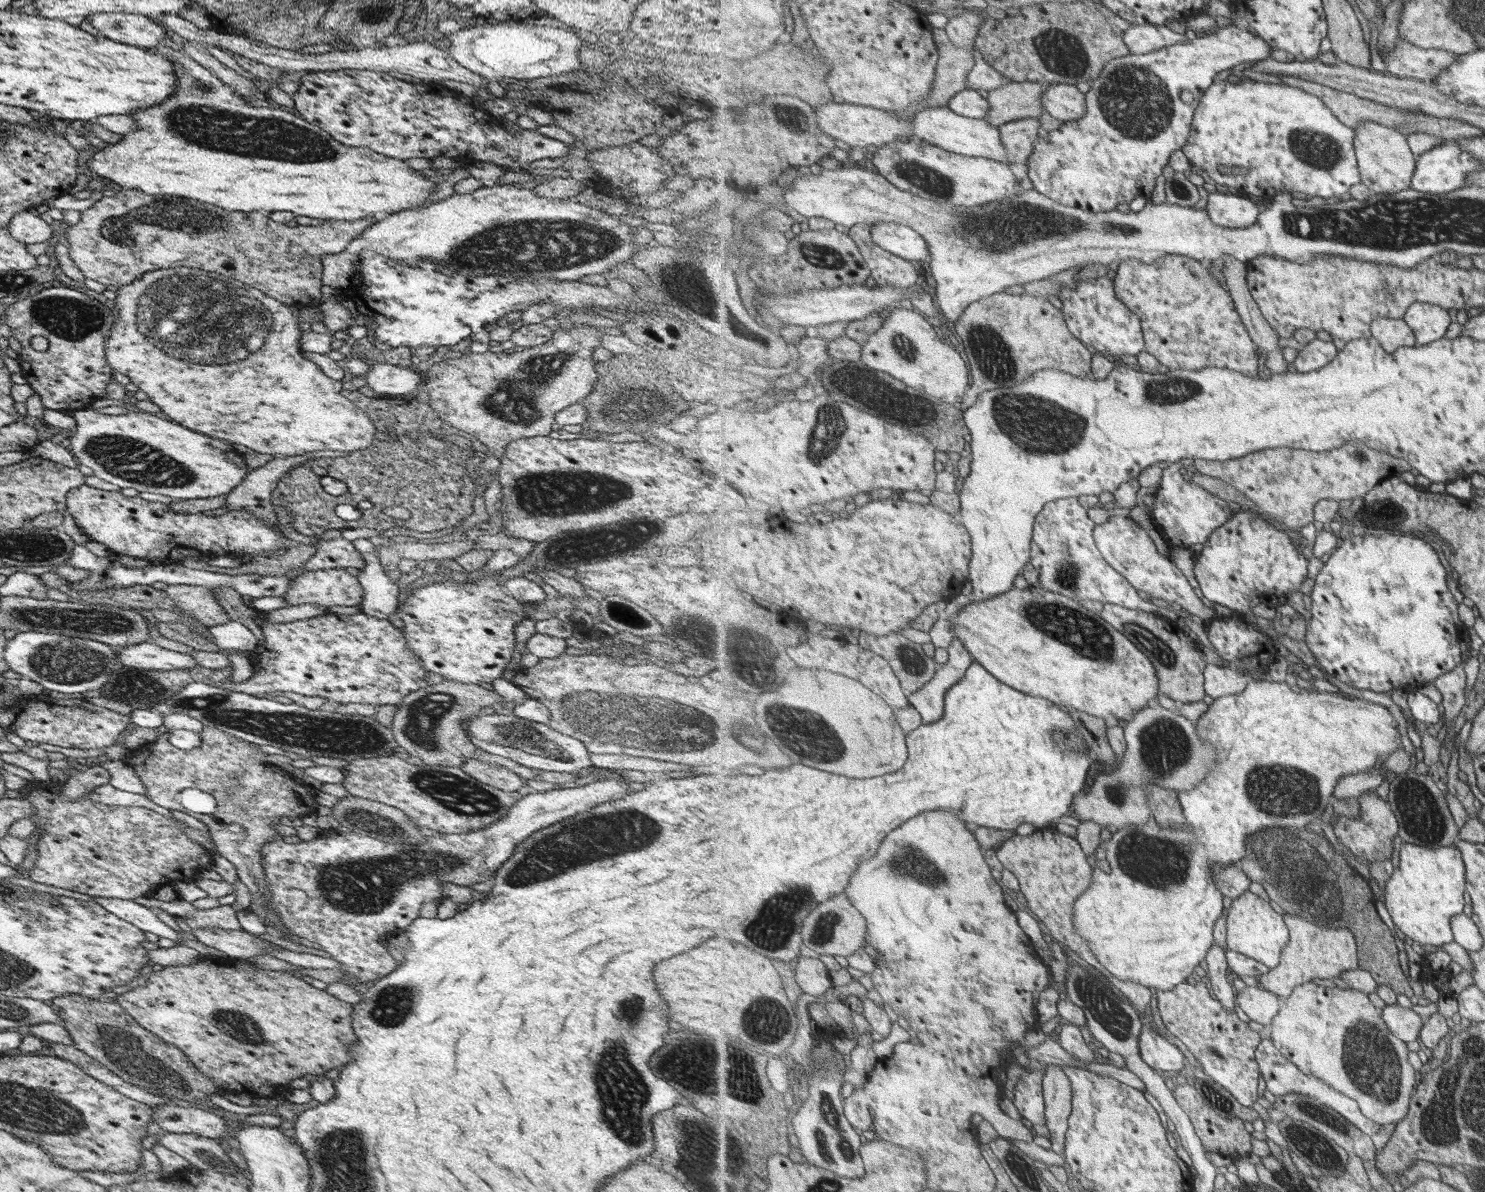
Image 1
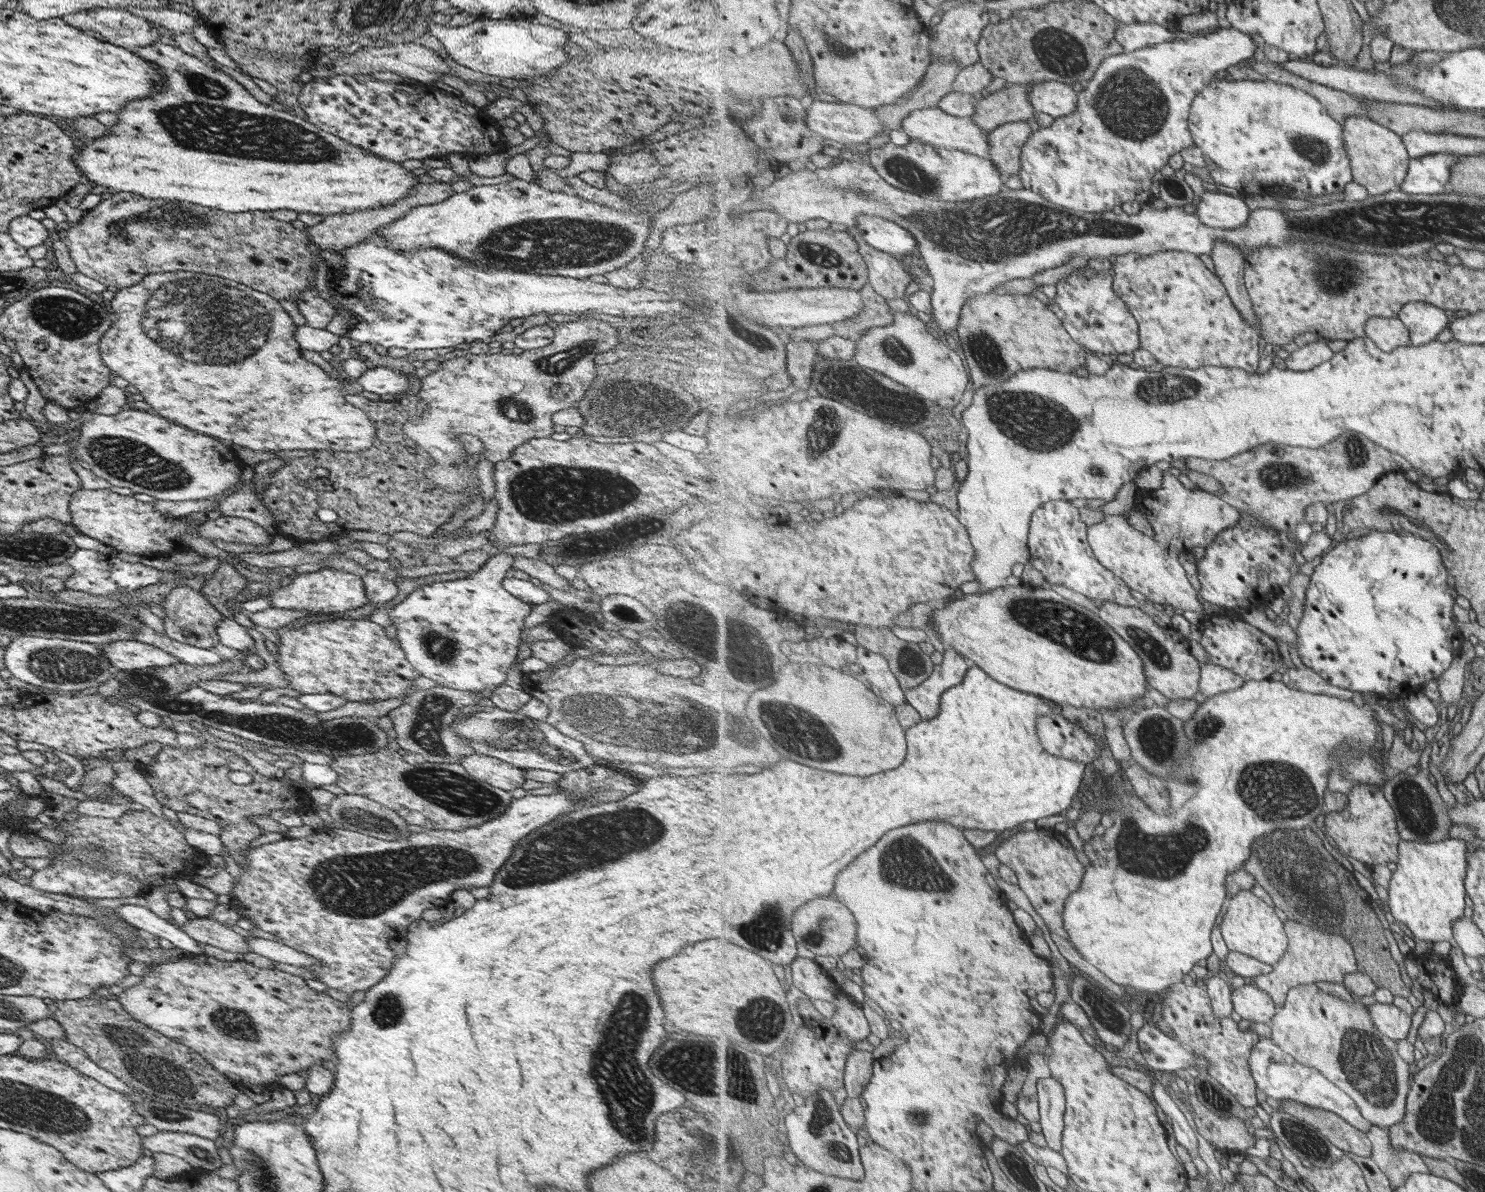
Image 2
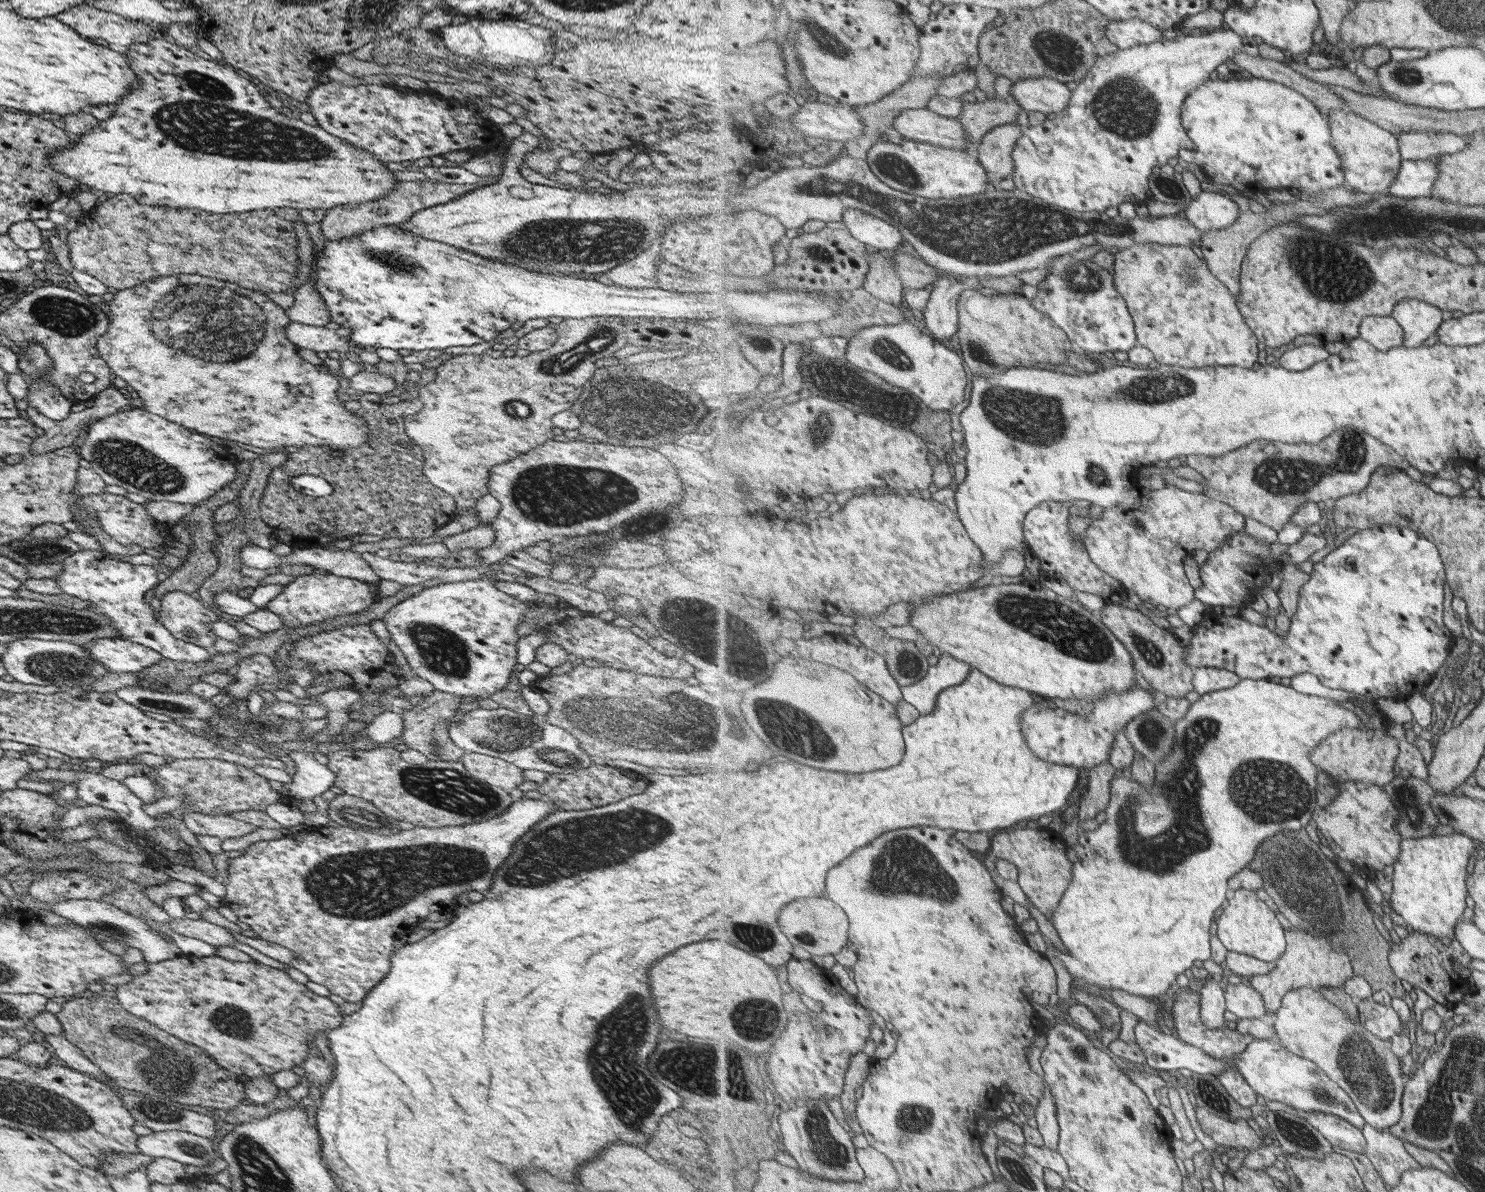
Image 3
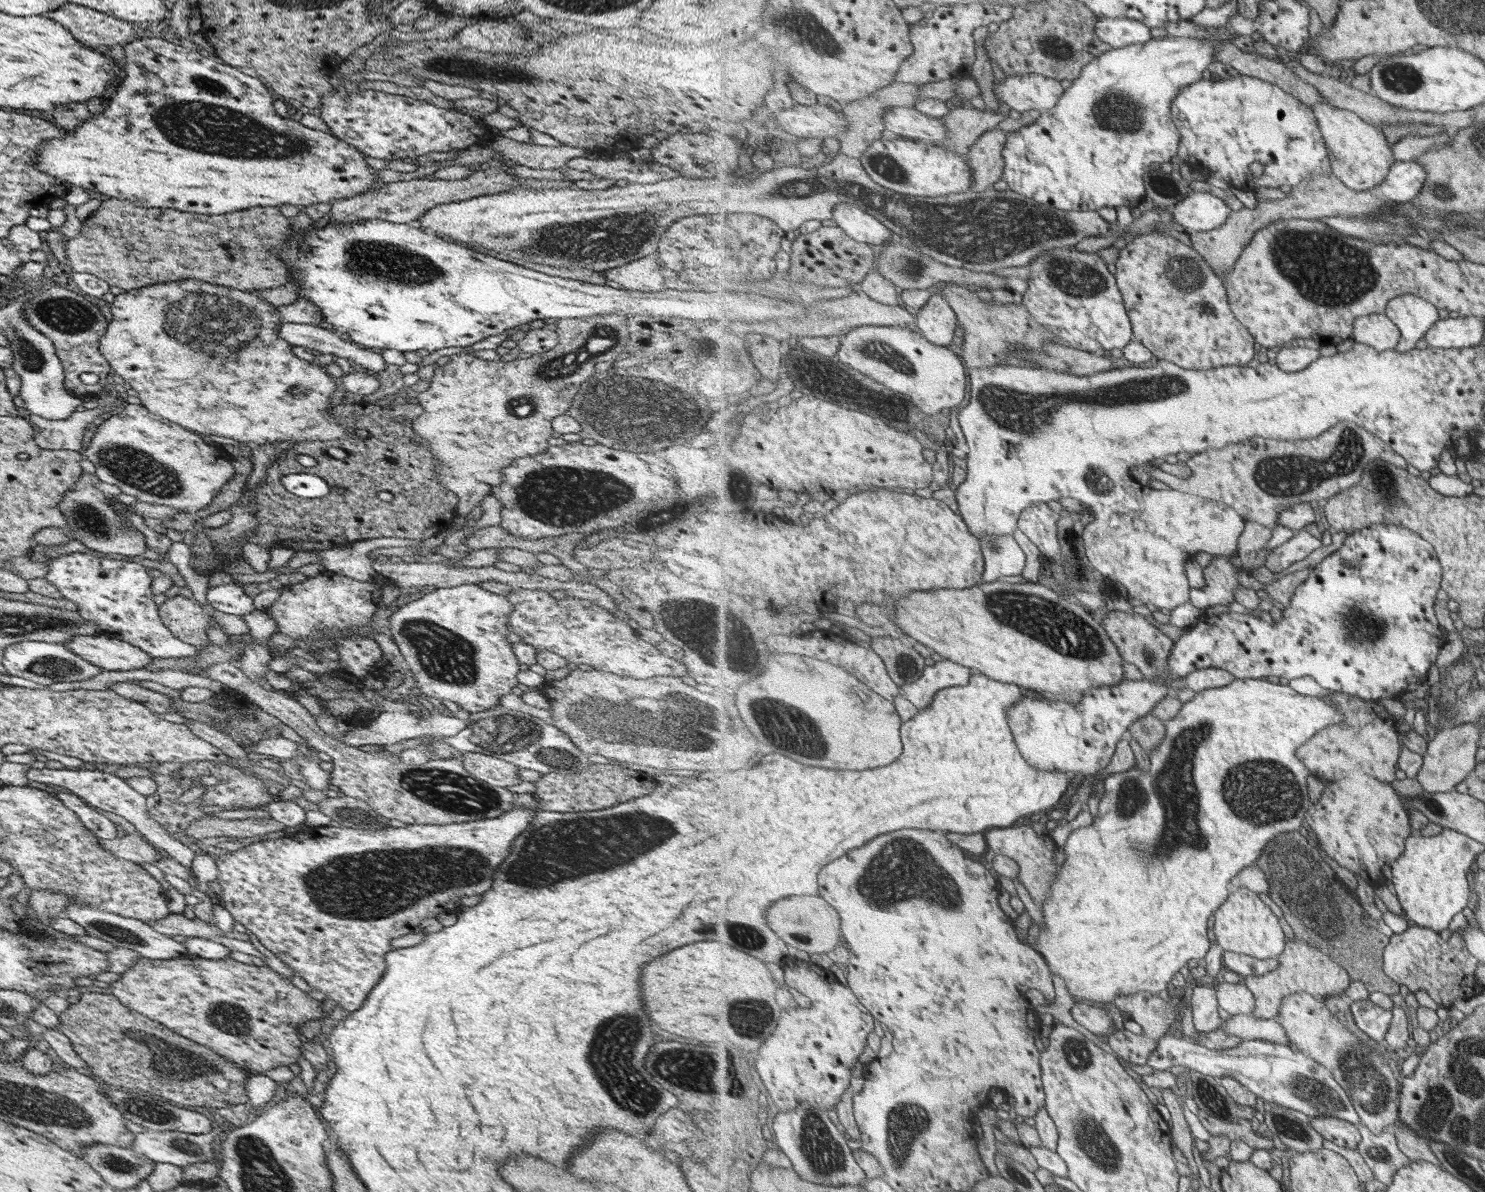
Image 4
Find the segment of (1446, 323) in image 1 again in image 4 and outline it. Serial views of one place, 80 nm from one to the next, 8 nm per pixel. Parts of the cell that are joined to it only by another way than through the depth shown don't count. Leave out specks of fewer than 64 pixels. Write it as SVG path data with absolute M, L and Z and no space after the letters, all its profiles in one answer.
M1402 294L1388 301L1385 312L1401 329L1401 340L1397 342L1397 352L1407 353L1415 349L1417 342L1439 321L1437 307L1418 294Z

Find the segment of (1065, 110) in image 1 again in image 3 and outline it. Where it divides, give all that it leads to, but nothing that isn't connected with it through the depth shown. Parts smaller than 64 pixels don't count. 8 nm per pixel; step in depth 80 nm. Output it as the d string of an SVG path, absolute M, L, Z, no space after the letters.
M1029 77L1015 81L1009 94L1013 95L1025 111L1047 114L1063 112L1072 100L1072 90L1060 80L1051 77Z

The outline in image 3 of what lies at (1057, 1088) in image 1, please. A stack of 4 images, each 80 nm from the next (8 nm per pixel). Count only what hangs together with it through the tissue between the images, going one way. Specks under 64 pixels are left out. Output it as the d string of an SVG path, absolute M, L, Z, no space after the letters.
M1047 1085L1044 1088L1043 1096L1036 1108L1036 1122L1038 1130L1043 1136L1044 1146L1057 1150L1059 1146L1059 1119L1055 1110L1056 1098L1052 1088Z

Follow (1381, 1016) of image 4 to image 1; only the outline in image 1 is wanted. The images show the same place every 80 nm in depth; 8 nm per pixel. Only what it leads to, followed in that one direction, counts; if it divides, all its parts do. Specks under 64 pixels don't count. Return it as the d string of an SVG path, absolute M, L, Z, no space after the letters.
M1396 1003L1384 1008L1384 1019L1392 1033L1407 1042L1420 1042L1419 1032L1424 1027L1425 1013L1417 1006L1403 1008Z

